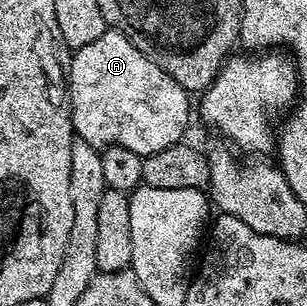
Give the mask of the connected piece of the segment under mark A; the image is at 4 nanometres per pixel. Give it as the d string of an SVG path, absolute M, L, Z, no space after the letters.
M105 29L98 41L75 48L72 64L66 67L68 98L72 108L72 125L75 134L97 149L109 145L125 147L140 156L153 155L158 149L181 142L188 127L189 92L180 87L156 64L148 59L121 31Z

